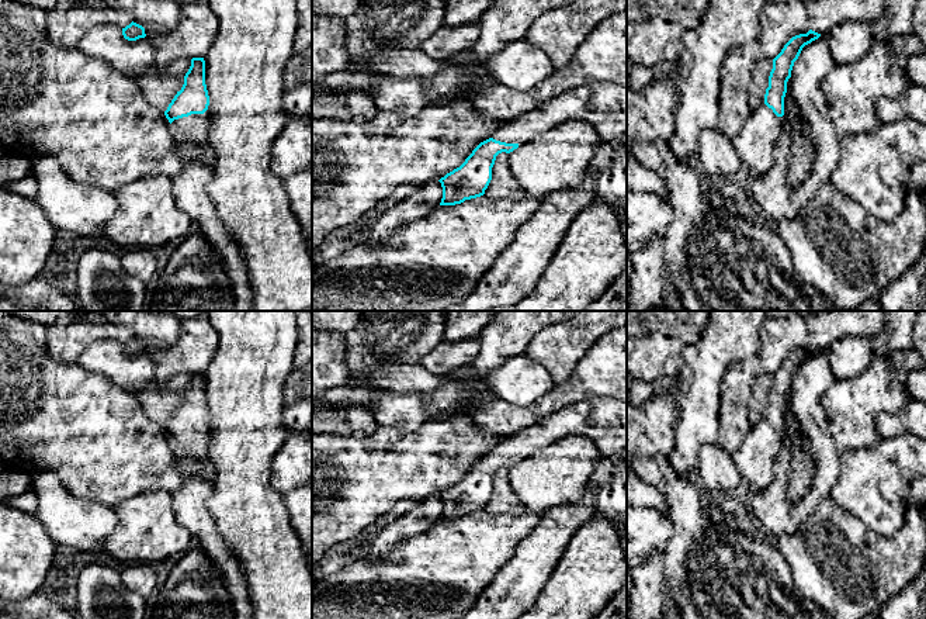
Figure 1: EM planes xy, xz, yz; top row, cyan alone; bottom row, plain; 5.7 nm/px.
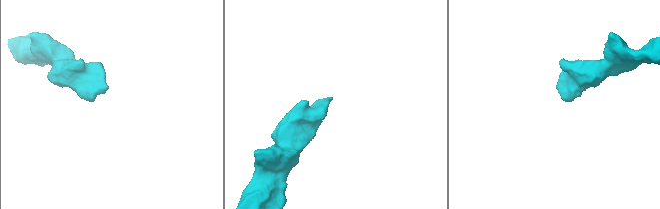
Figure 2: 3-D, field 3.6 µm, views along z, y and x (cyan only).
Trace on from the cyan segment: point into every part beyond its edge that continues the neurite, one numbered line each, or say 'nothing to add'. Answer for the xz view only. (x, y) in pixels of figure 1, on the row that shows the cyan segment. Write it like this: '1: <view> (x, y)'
1: xz (603, 104)

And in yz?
1: yz (755, 142)

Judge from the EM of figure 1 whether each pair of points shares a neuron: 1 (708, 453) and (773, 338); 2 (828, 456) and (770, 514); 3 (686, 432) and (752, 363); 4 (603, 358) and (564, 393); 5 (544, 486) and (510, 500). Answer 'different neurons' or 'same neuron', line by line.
1: different neurons
2: same neuron
3: different neurons
4: same neuron
5: different neurons

